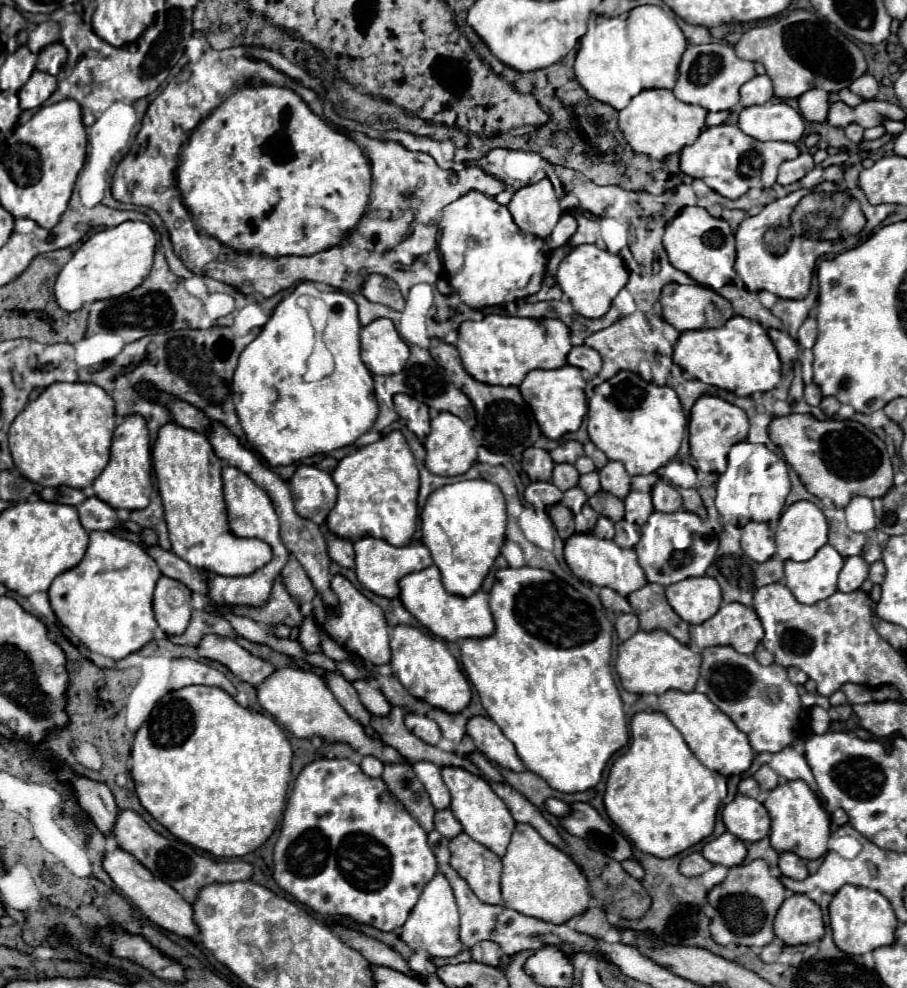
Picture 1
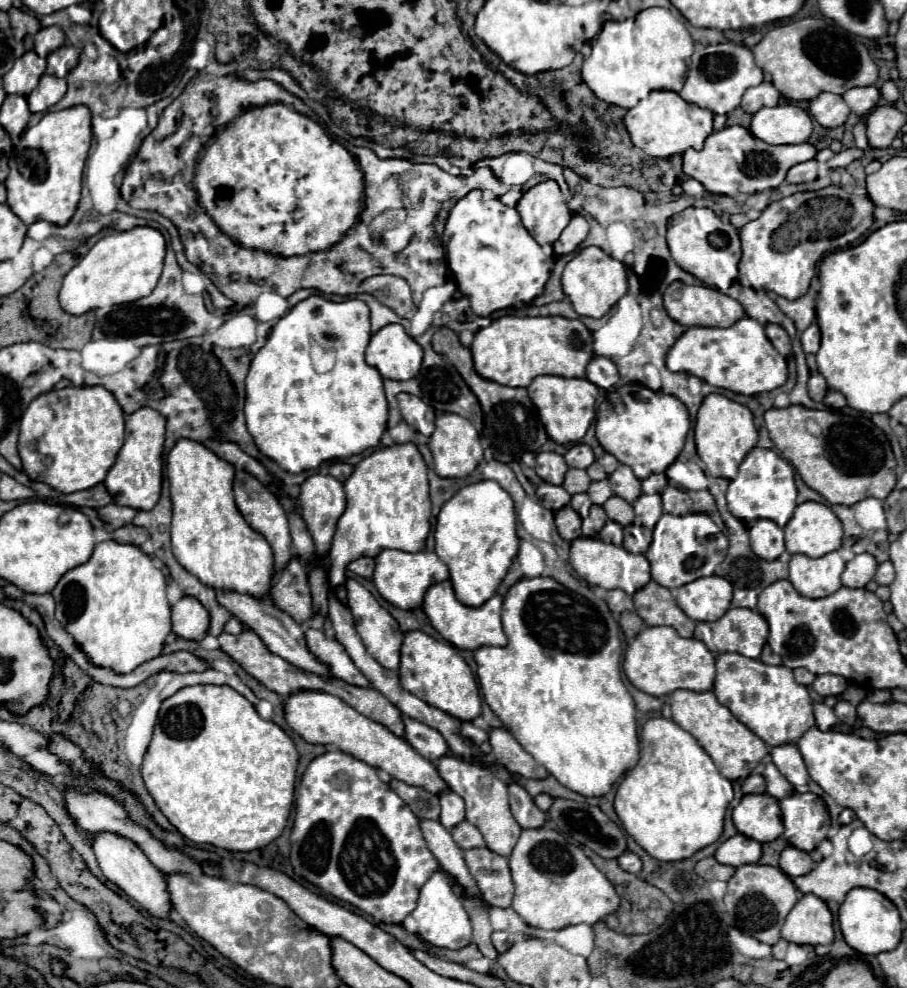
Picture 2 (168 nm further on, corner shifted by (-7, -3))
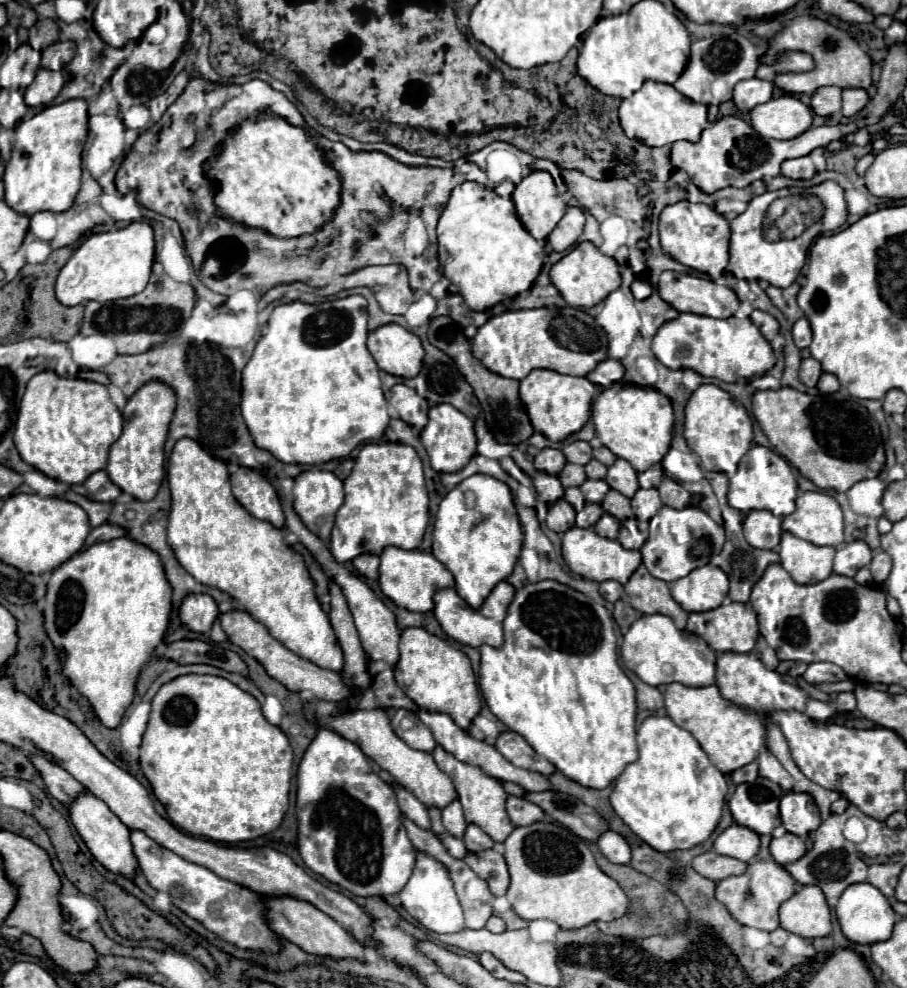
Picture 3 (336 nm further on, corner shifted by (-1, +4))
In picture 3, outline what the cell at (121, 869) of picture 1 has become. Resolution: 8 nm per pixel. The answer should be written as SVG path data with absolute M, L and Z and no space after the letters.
M91 792L81 794L69 808L71 814L71 822L77 828L79 836L83 838L83 842L87 844L89 852L95 856L95 860L105 866L109 872L135 880L137 870L139 870L139 862L133 854L133 844L131 844L131 830L109 810L109 806L99 800L97 796L93 796Z

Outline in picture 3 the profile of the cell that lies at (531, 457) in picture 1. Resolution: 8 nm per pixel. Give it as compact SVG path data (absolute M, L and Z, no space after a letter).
M543 448L535 460L533 460L535 468L541 470L541 472L547 472L551 476L557 476L561 472L561 468L565 466L565 456L561 450L555 450L555 448Z

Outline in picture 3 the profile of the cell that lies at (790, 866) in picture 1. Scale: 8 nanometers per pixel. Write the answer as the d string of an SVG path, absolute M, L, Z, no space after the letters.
M789 832L781 838L773 838L769 850L771 850L773 860L781 866L787 866L789 862L797 862L797 858L803 858L807 852L805 842L799 836L789 834Z

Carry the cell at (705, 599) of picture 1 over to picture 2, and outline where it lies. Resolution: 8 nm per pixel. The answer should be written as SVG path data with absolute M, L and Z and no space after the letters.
M701 577L683 589L675 589L677 605L693 621L717 621L729 609L733 587L725 577Z

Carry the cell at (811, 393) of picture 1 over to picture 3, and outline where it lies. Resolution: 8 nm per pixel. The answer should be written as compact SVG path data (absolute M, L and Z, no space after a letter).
M807 358L801 362L801 382L807 386L807 388L815 388L817 382L819 382L819 376L821 376L821 364L815 360L815 358Z

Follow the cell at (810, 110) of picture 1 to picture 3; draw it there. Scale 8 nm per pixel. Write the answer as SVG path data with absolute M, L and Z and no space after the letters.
M823 86L821 90L815 90L811 96L811 108L817 116L835 116L841 112L841 88L837 86Z

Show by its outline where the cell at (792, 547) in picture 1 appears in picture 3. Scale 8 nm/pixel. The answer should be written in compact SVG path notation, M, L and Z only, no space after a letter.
M801 492L797 508L783 518L783 530L815 546L843 542L843 514L837 500L823 492Z

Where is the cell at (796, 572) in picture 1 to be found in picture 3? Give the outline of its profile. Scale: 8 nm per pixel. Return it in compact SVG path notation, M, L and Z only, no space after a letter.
M783 532L779 556L781 566L797 584L817 584L833 574L835 548L831 546L815 546L789 532Z

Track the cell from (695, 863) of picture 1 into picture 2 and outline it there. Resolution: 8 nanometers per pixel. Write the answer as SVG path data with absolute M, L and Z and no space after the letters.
M707 857L695 865L695 873L699 873L699 877L703 877L705 881L715 881L715 879L729 881L735 873L735 867L721 865L715 861L715 857Z

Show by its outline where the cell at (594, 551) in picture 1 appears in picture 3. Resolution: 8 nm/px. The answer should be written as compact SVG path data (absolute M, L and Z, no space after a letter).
M571 528L563 534L563 560L571 568L571 572L595 580L595 582L605 582L605 580L615 580L625 584L631 574L637 570L641 564L641 554L637 550L627 550L623 548L617 540L601 538L593 528Z

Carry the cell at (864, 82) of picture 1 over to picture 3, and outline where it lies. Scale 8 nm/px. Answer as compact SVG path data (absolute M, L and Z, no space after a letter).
M845 88L843 90L843 116L855 116L861 112L869 102L867 90L863 88Z

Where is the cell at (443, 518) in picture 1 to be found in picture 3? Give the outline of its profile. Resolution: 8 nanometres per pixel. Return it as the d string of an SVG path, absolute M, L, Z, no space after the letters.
M473 474L441 500L433 526L433 556L455 576L455 590L471 608L479 608L495 584L513 572L521 544L521 524L505 482Z

